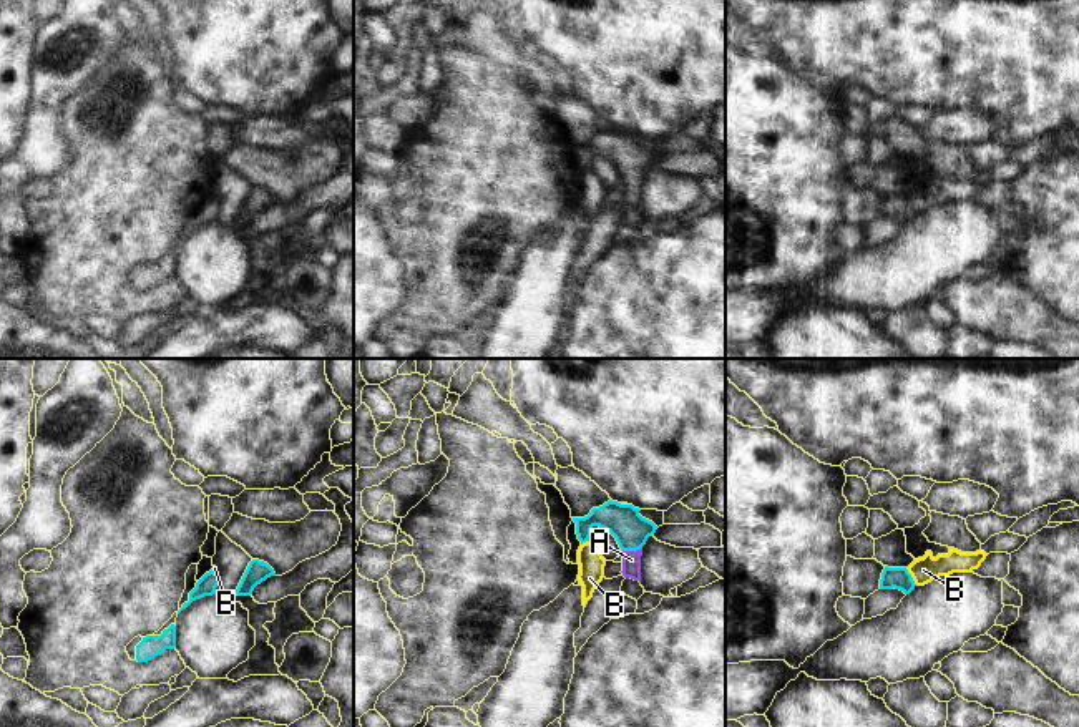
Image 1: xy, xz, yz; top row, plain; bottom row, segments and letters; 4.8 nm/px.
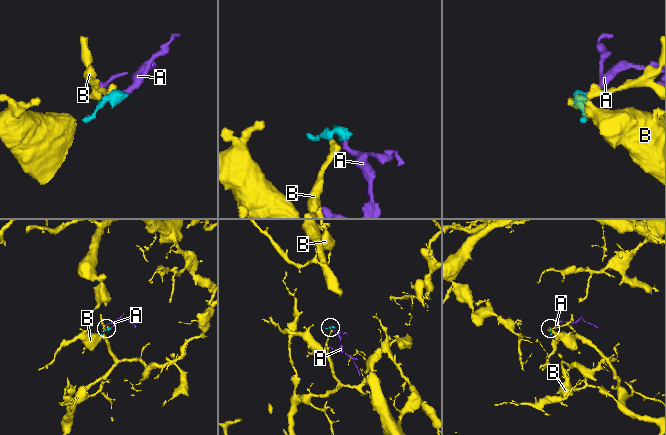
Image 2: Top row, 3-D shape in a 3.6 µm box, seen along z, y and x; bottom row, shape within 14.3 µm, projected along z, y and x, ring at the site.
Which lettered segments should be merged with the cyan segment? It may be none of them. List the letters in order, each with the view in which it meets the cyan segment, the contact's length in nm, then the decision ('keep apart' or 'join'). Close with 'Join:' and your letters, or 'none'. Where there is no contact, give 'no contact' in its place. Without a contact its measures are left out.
A: xz | 100 nm | join
B: yz | 90 nm | keep apart
Join: A

